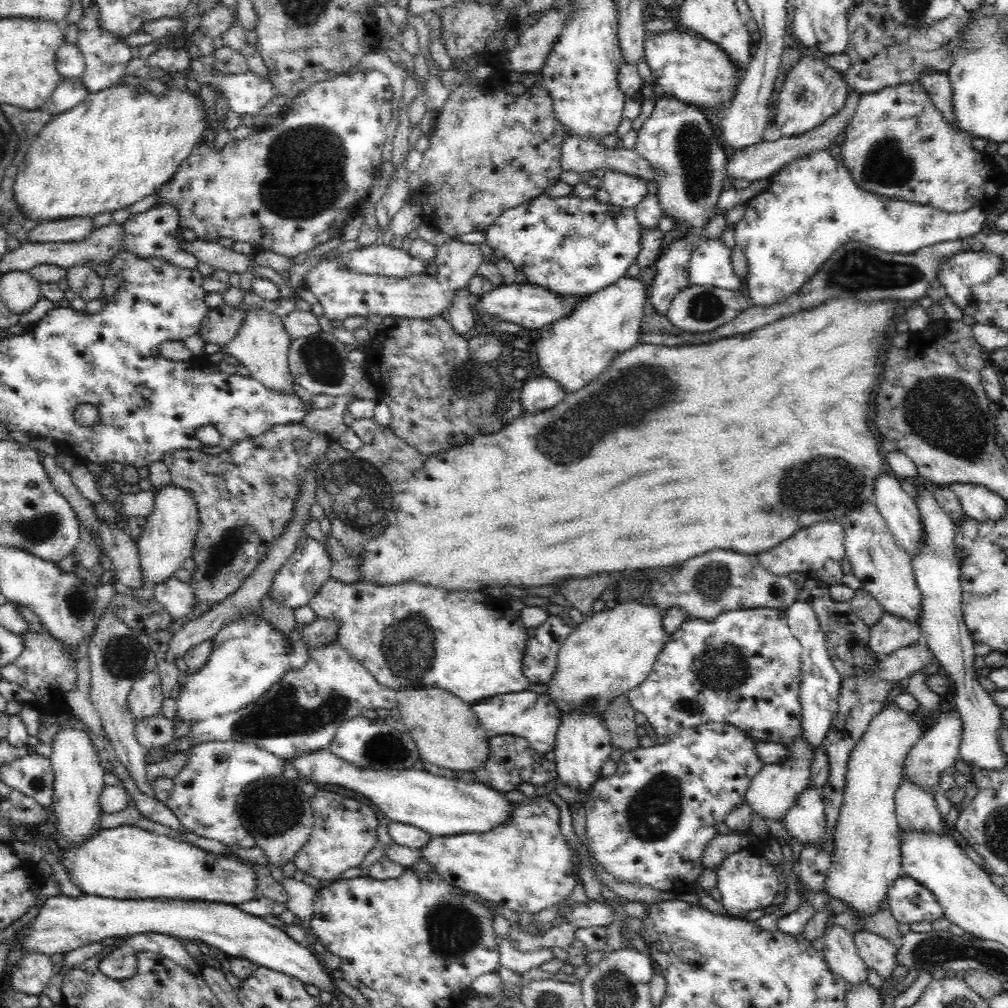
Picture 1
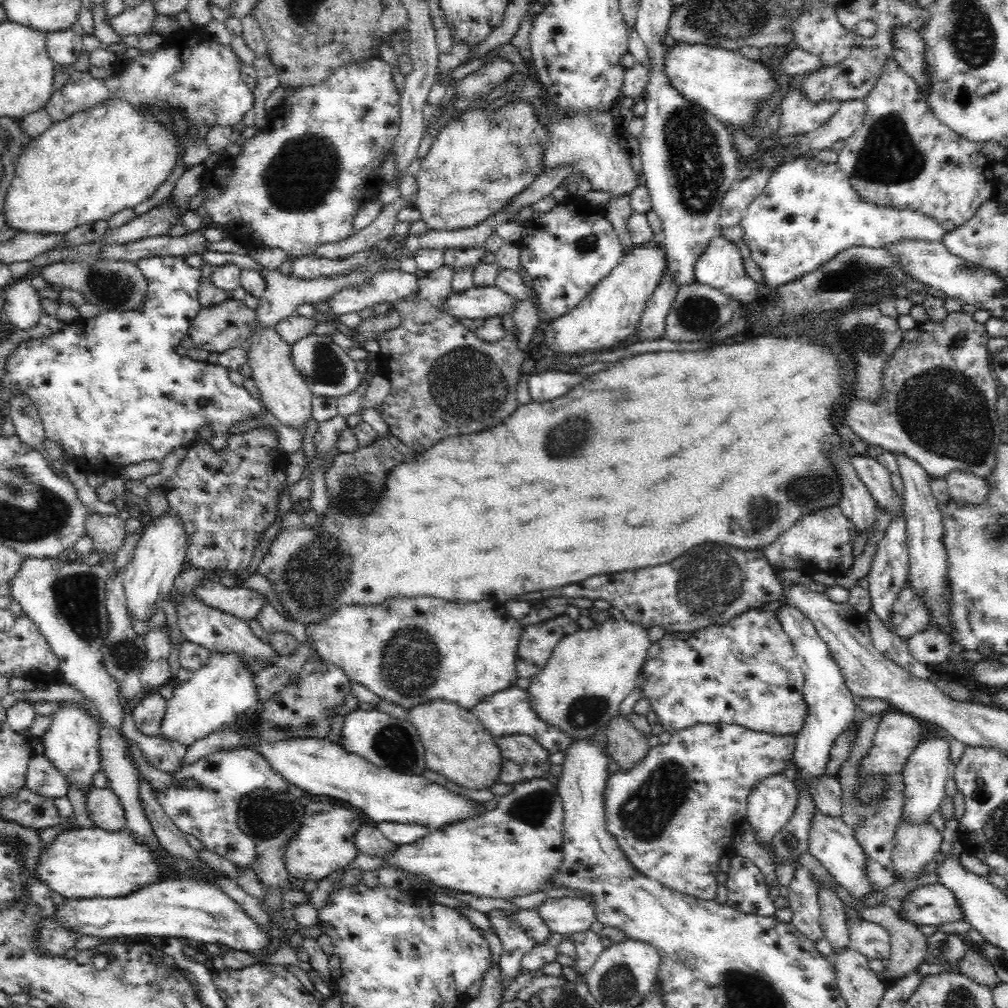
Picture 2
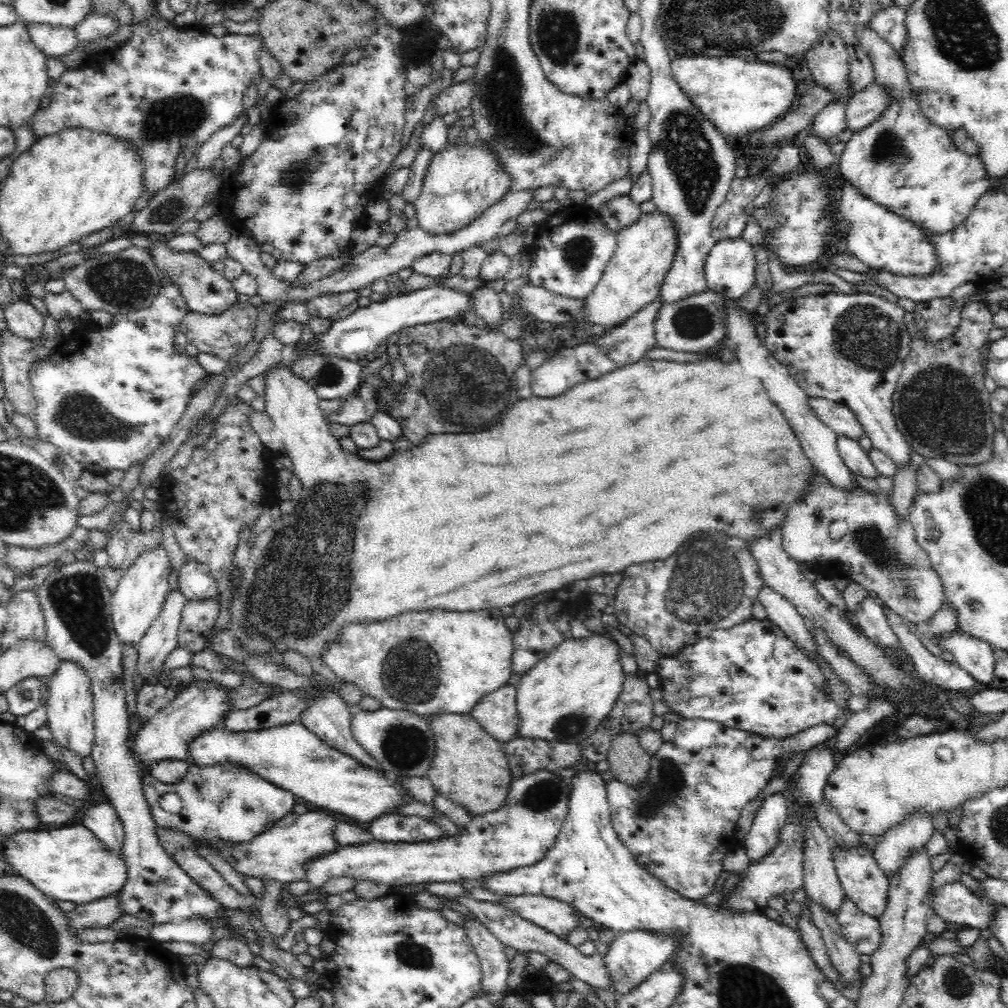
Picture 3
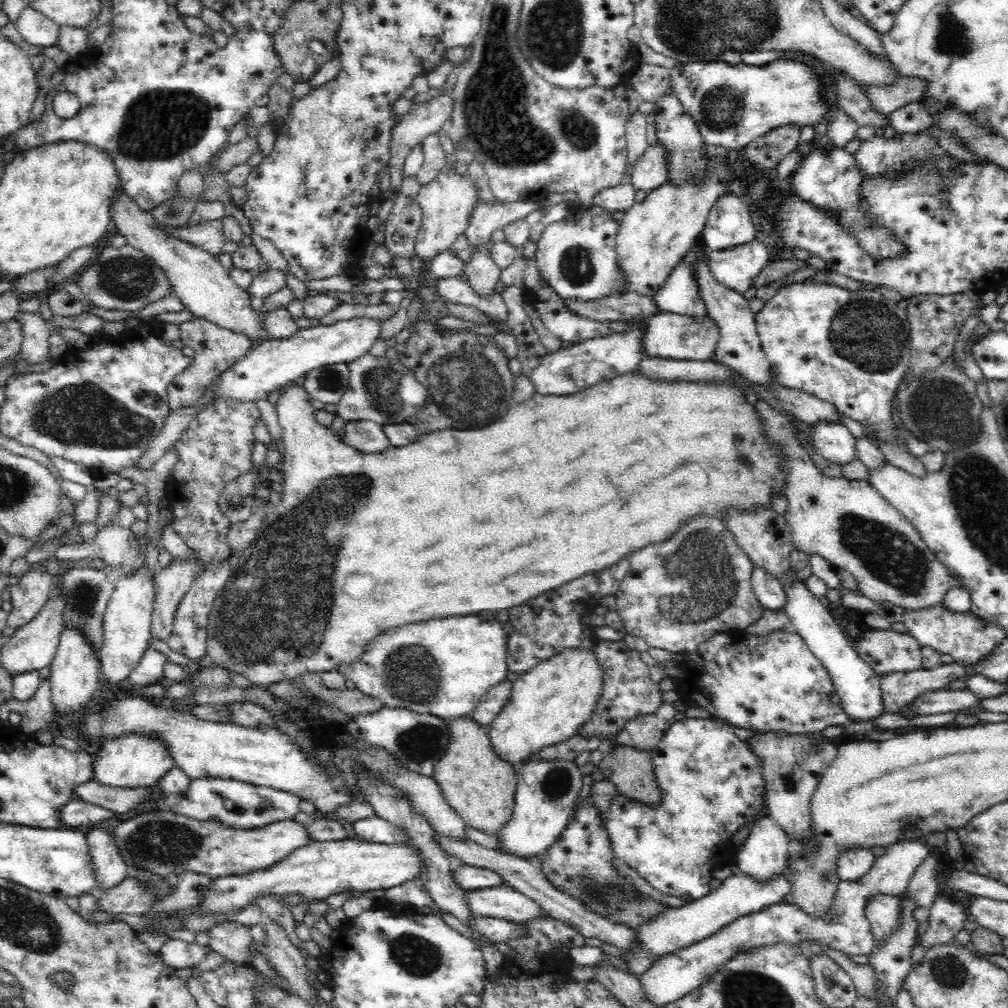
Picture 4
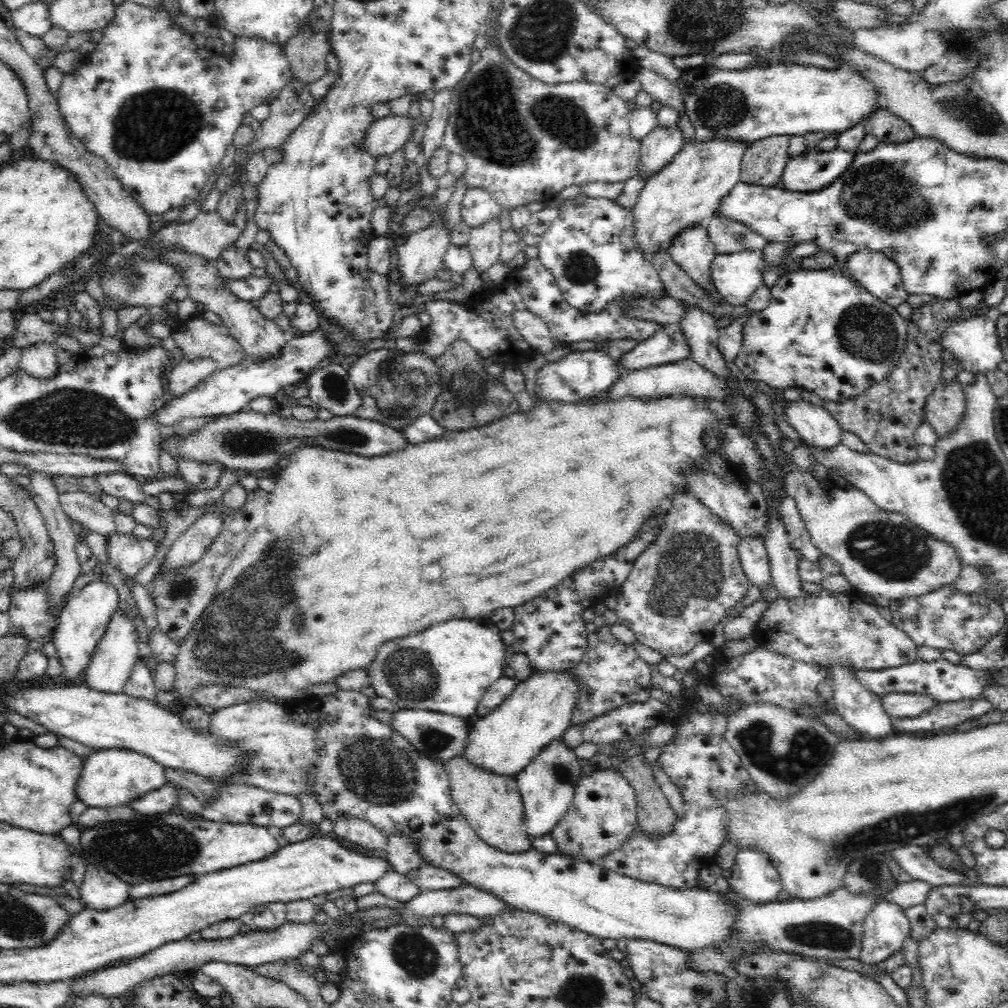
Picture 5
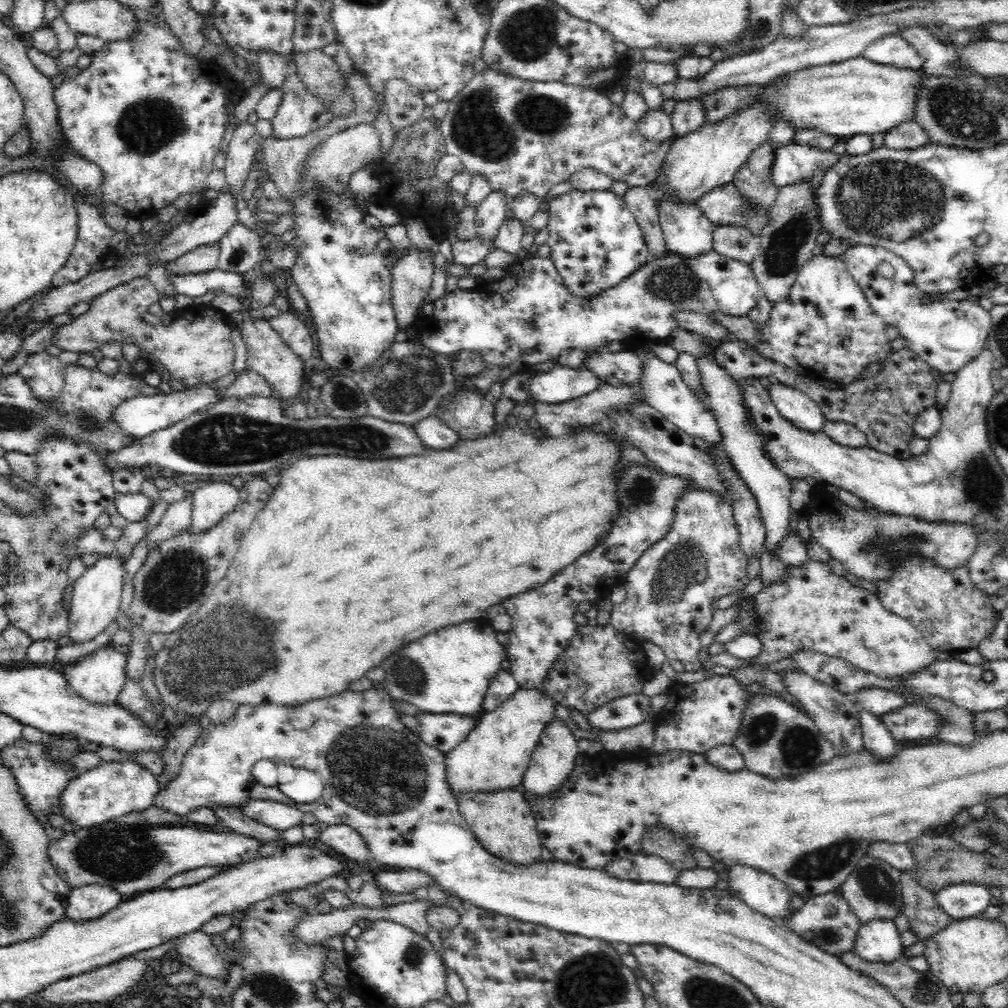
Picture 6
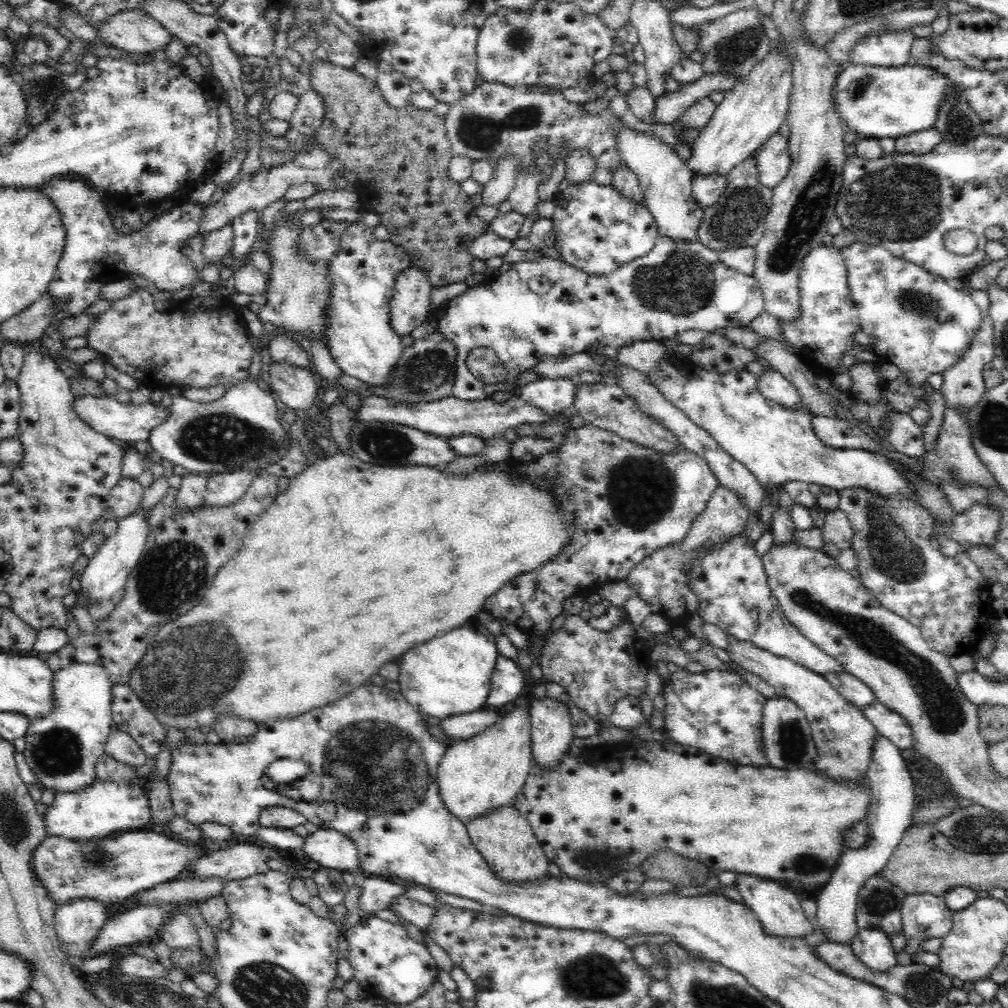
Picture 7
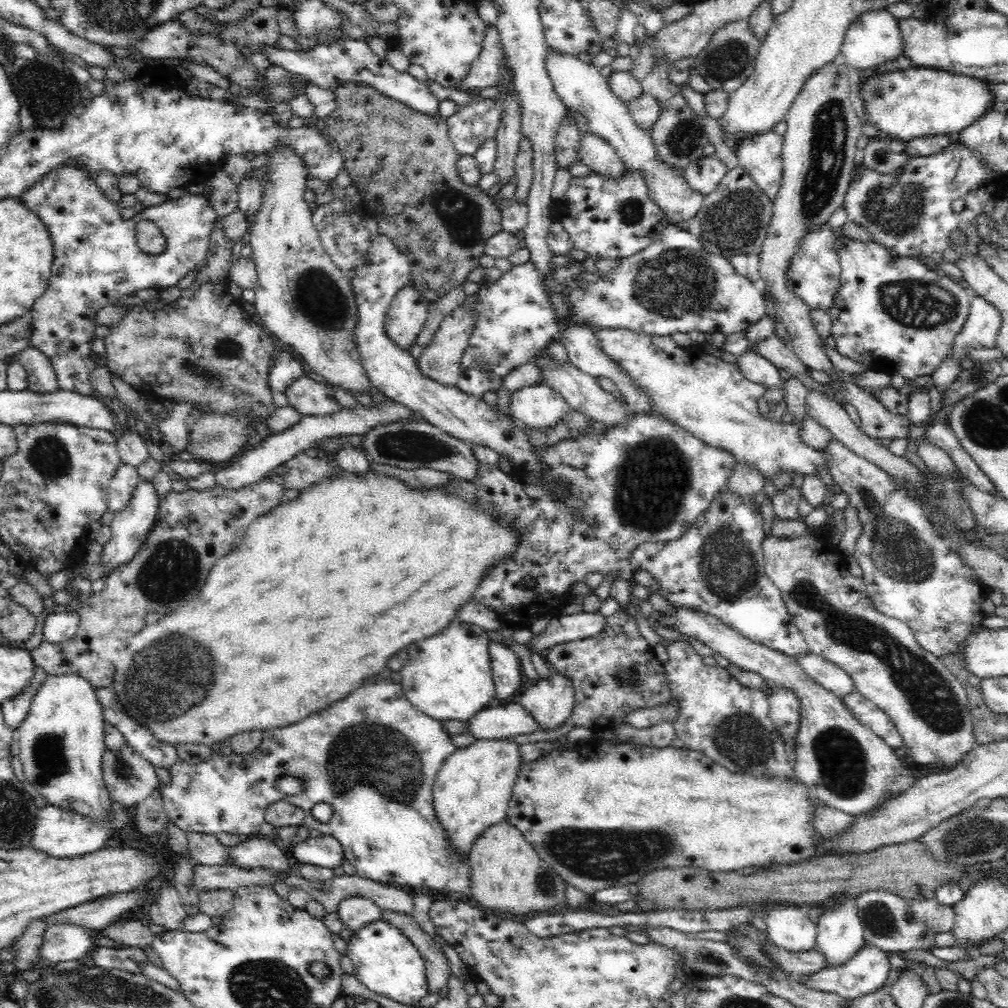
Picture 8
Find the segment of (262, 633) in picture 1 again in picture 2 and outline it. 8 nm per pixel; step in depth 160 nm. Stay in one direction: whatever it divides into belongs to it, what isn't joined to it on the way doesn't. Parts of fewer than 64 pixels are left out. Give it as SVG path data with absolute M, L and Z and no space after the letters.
M211 653L208 662L200 670L194 671L194 676L190 680L184 681L178 688L175 688L172 697L167 700L158 737L168 741L178 741L188 748L193 742L220 730L224 724L232 722L236 716L258 705L254 679L255 674L244 668L240 655Z

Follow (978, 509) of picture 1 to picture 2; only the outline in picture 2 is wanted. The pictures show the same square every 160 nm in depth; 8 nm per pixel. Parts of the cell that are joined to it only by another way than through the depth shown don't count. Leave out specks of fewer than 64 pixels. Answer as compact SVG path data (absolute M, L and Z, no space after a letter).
M954 470L944 480L949 495L959 504L979 504L988 494L986 479L971 473Z

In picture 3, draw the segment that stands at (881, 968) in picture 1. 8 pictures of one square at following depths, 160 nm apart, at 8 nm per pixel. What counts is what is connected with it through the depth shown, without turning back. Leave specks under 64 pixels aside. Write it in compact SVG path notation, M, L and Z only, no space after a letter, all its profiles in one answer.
M846 894L836 915L842 936L853 948L860 955L875 954L882 937L879 921L860 911Z

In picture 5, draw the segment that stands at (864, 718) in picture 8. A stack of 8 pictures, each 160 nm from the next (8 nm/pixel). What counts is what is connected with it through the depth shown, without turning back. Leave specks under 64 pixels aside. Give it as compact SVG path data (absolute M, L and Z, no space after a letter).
M988 699L937 702L930 710L914 716L914 718L890 717L890 722L896 732L916 734L935 730L937 732L937 730L953 729L958 724L982 716L992 709L992 703Z

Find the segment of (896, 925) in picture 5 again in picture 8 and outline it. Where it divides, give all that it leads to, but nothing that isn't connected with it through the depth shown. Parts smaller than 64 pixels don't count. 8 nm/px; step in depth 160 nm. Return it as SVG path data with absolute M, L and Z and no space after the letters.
M867 944L845 965L823 969L821 972L812 972L812 974L798 974L798 978L795 979L804 988L836 993L846 1000L857 999L882 987L890 970L888 960L889 958L887 958L884 951Z

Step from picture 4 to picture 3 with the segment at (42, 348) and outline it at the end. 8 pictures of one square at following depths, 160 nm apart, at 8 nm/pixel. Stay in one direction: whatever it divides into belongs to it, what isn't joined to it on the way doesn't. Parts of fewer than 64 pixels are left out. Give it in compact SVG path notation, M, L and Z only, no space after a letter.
M15 301L3 309L6 327L14 335L26 340L35 341L40 338L44 326L44 317L36 308L26 301Z

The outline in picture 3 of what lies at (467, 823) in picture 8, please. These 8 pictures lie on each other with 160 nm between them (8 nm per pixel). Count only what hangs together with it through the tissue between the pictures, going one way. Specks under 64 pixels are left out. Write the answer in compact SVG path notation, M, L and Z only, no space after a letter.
M595 634L586 640L566 639L516 685L518 724L516 737L581 744L612 710L622 690L618 646Z

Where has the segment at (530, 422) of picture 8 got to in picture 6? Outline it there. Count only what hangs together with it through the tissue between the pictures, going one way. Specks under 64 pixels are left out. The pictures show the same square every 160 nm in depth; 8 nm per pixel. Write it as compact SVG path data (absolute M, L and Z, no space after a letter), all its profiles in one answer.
M555 364L549 372L534 374L531 377L529 382L529 397L537 402L562 404L590 394L590 392L600 386L598 377L584 365L579 369L572 369L560 364Z

